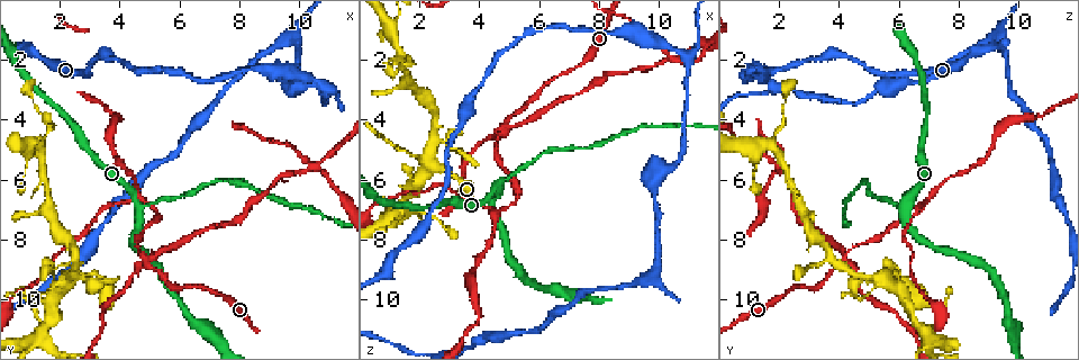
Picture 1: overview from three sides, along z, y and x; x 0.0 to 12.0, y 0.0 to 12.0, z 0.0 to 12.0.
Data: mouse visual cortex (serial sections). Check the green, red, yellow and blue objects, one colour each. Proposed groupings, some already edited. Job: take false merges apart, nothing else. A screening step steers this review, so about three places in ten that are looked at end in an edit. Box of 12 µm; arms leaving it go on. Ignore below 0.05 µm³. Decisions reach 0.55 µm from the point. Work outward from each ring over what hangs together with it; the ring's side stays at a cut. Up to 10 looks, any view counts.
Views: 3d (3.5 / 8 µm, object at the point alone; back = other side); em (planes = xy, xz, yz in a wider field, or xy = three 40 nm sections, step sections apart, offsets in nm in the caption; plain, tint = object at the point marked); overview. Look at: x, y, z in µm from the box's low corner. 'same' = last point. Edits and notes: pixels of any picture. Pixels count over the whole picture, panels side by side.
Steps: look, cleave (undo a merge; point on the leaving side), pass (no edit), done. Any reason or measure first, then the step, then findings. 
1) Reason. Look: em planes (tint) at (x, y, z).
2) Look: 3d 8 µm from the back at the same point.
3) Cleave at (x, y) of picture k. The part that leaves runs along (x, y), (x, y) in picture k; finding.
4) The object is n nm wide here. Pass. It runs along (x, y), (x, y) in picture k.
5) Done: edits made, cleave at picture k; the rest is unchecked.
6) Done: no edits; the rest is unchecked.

Sharp bend. Look: 3d 3.5 µm at (4.8, 8.7, 4.2).

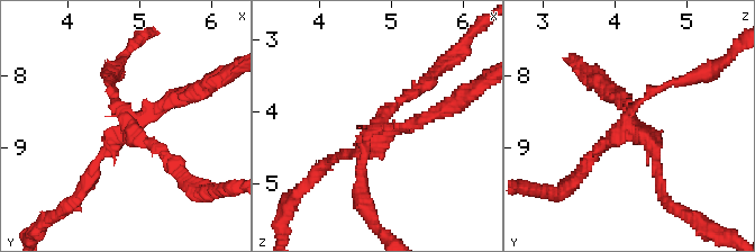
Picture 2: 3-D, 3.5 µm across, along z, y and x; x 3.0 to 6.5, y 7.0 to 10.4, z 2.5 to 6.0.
4 arms meet here. Cleave at (656, 155) of picture 2. The part that leaves runs along (141, 119), (230, 71) in picture 2; two cells meet here.

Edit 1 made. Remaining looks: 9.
Sharp bend. Look: 3d 3.5 µm at (2.5, 9.2, 5.6).

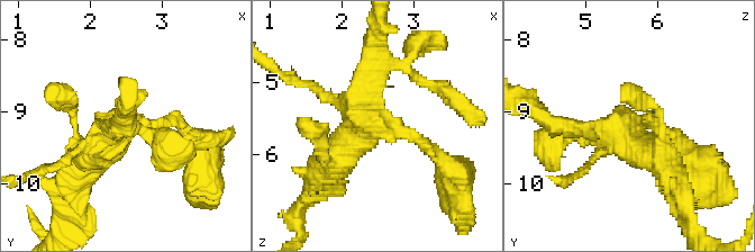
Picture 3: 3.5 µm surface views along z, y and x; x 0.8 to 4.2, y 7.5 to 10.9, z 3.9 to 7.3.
Need the tissue. Look: em planes (tint) at (2.50, 9.15, 5.55).

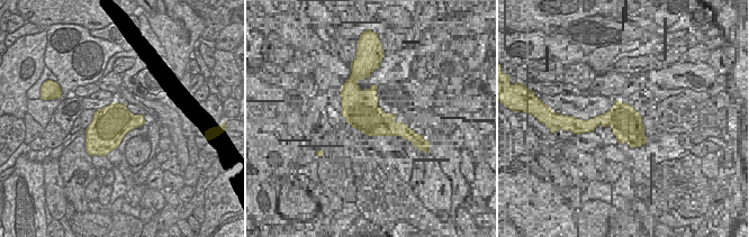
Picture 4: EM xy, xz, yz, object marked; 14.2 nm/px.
Pass. It runs along (437, 155), (364, 116), (375, 55) in picture 3; one cell here.

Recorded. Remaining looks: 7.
Look: 3d 3.5 µm at (4.6, 6.5, 7.0).

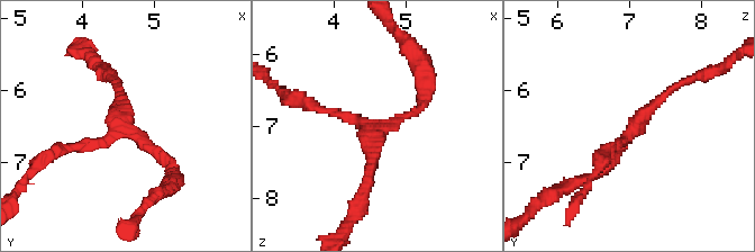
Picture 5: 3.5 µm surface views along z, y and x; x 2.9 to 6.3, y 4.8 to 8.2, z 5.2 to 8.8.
Need the tissue. Look: em xy step 2 (tint) at (4.60, 6.55, 7.05).

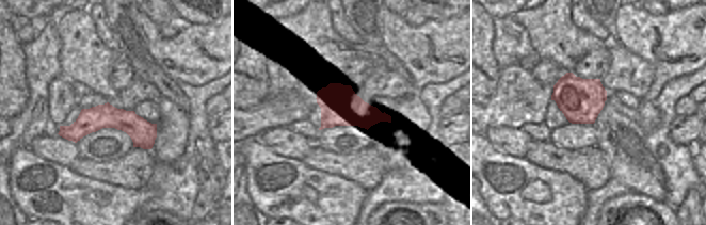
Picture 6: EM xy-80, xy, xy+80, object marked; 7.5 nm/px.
The arms are 100, 150, 150 nm wide. Pass. One cell here.

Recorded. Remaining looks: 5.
Sharp bend. Look: 3d 8 µm from the back at (10.9, 2.9, 2.0).

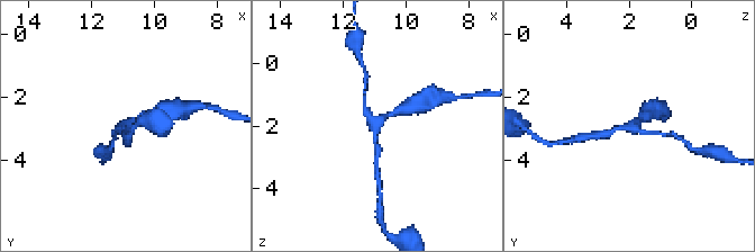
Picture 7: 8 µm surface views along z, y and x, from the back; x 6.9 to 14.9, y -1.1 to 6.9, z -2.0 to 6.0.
3 arms meet here; the arms are 200, 200, 250 nm wide; now the EM. Look: em xy step 5 (tint) at (10.9, 3.0, 2.0).

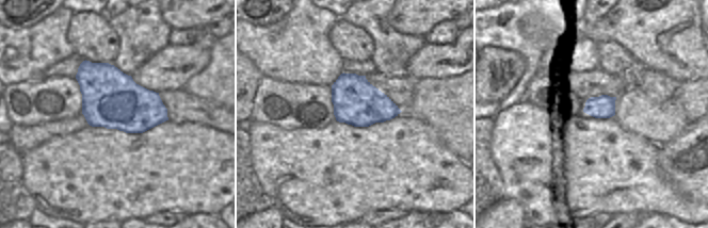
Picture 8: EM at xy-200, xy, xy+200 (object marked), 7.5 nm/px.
Pass. It runs along (402, 110), (376, 124), (376, 155) in picture 7; all the same cell.

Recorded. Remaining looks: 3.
Done: edits made, cleave at picture 2; the rest is unchecked.

